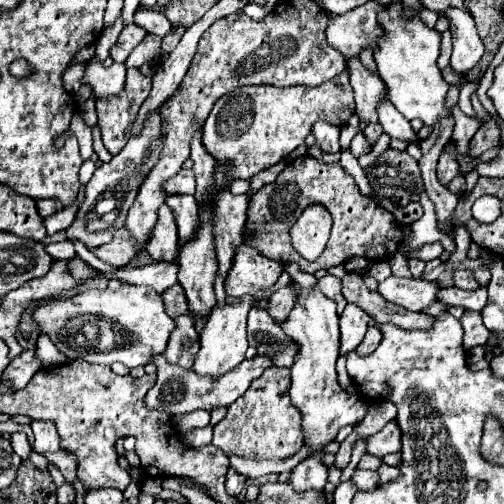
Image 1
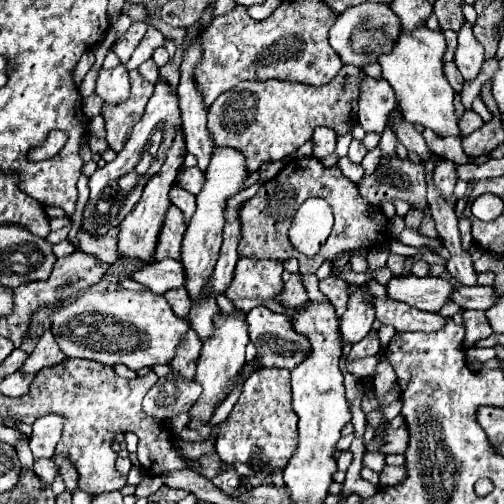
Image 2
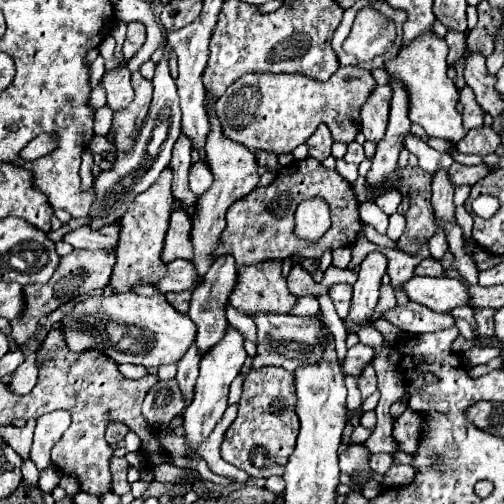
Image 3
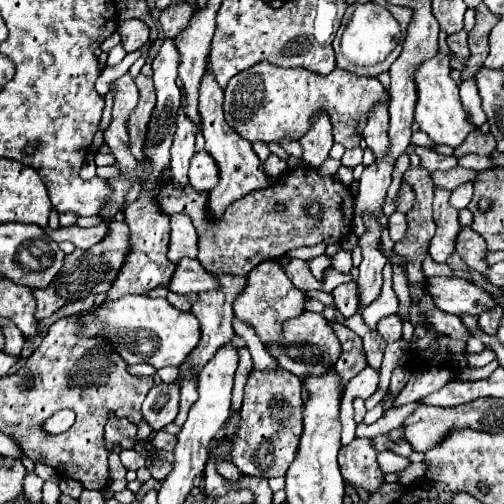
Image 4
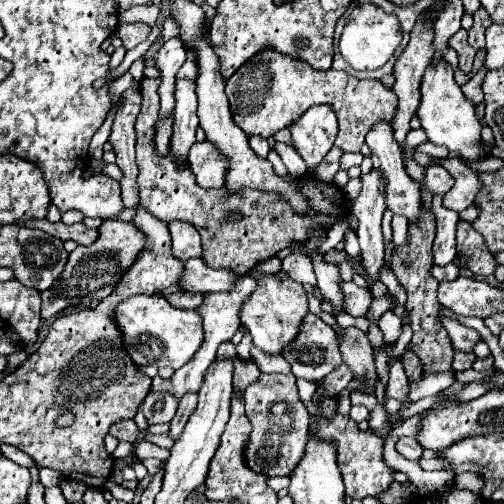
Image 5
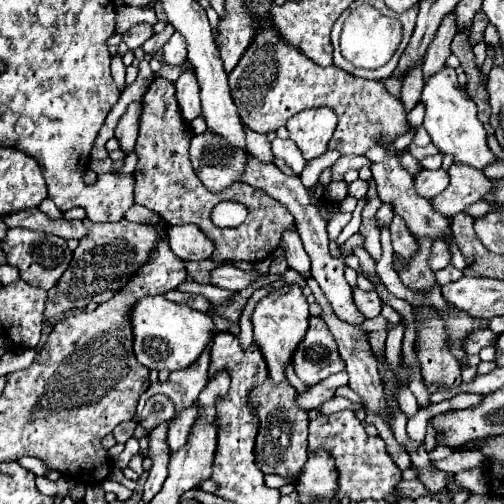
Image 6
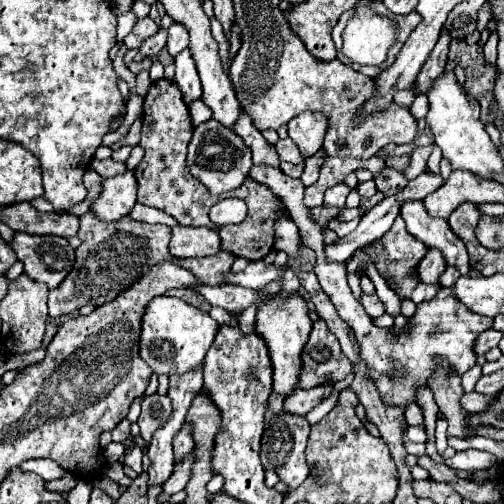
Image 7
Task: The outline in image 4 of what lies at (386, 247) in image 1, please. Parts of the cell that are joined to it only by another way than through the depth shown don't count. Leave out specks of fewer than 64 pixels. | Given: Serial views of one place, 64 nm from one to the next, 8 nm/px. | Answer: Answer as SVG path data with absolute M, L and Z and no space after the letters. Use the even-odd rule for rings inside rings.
M310 166L286 170L284 176L274 186L270 186L266 190L254 190L254 192L242 196L240 200L236 200L234 204L230 204L224 210L224 216L220 216L220 220L214 220L214 216L208 212L208 194L196 192L190 184L188 184L188 188L176 188L176 184L172 184L172 178L168 176L168 168L164 172L160 172L160 176L154 182L142 182L142 190L152 192L152 196L156 196L156 204L160 204L160 212L164 212L166 216L174 216L174 214L190 216L190 220L202 240L202 252L198 254L198 260L210 272L228 272L234 276L246 276L256 264L260 264L264 260L276 260L292 248L314 246L330 236L336 242L340 242L352 228L352 194L350 194L350 190L344 184L340 184L336 178L320 176ZM314 204L320 206L318 218L308 214L308 208Z

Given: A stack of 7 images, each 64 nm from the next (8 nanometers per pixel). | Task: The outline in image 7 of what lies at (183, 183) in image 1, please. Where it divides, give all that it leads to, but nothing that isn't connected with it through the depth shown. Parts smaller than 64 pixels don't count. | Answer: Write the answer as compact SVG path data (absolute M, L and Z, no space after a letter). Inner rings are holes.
M208 120L194 128L192 140L188 144L186 162L192 176L200 180L210 194L220 196L242 186L244 178L252 168L252 150L250 146L244 144L244 140L234 130L224 128L224 124L216 124L216 120Z

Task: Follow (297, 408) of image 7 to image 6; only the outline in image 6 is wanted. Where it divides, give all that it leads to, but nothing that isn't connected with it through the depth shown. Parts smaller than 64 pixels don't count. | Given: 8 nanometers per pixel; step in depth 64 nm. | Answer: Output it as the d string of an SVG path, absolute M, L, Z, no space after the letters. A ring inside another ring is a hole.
M340 372L340 374L334 374L334 376L328 376L326 380L322 380L320 384L308 388L306 392L300 392L296 396L296 404L302 406L306 412L312 410L312 408L318 408L322 406L324 402L328 402L332 396L334 396L334 390L348 384L348 374L346 372Z

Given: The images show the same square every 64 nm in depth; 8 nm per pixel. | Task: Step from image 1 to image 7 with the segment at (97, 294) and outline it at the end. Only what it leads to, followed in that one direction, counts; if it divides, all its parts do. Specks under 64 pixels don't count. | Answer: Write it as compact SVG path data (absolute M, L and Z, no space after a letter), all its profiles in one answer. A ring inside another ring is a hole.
M158 296L154 298L146 314L142 318L142 336L140 336L140 356L152 368L154 374L184 374L192 368L202 366L212 340L216 338L218 322L208 314L202 312L180 298Z

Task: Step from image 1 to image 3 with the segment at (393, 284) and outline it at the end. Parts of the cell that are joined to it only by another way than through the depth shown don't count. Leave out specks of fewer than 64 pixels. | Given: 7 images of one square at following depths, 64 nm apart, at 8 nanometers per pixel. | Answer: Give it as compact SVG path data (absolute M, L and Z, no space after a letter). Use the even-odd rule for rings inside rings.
M414 276L404 284L404 290L412 302L424 304L436 312L450 312L456 306L470 306L468 286L458 278L422 278Z

